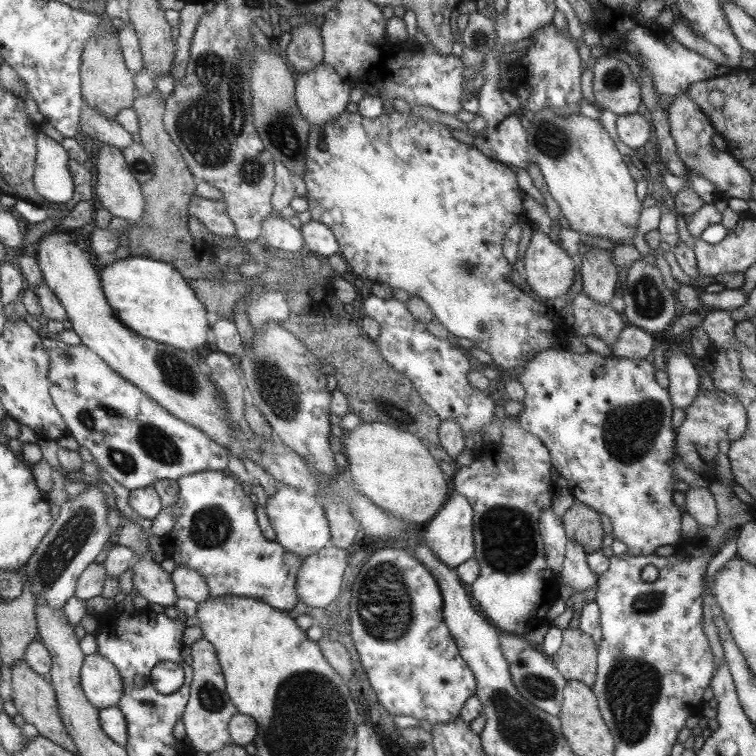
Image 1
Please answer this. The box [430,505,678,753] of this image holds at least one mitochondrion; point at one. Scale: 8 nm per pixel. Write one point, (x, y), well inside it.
(632, 688)

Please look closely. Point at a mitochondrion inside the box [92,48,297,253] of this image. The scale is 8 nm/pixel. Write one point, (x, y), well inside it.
(141, 165)

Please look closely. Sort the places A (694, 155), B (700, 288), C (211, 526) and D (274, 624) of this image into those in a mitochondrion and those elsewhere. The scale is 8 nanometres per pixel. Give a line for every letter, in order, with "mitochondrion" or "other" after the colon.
A: mitochondrion
B: other
C: mitochondrion
D: other

